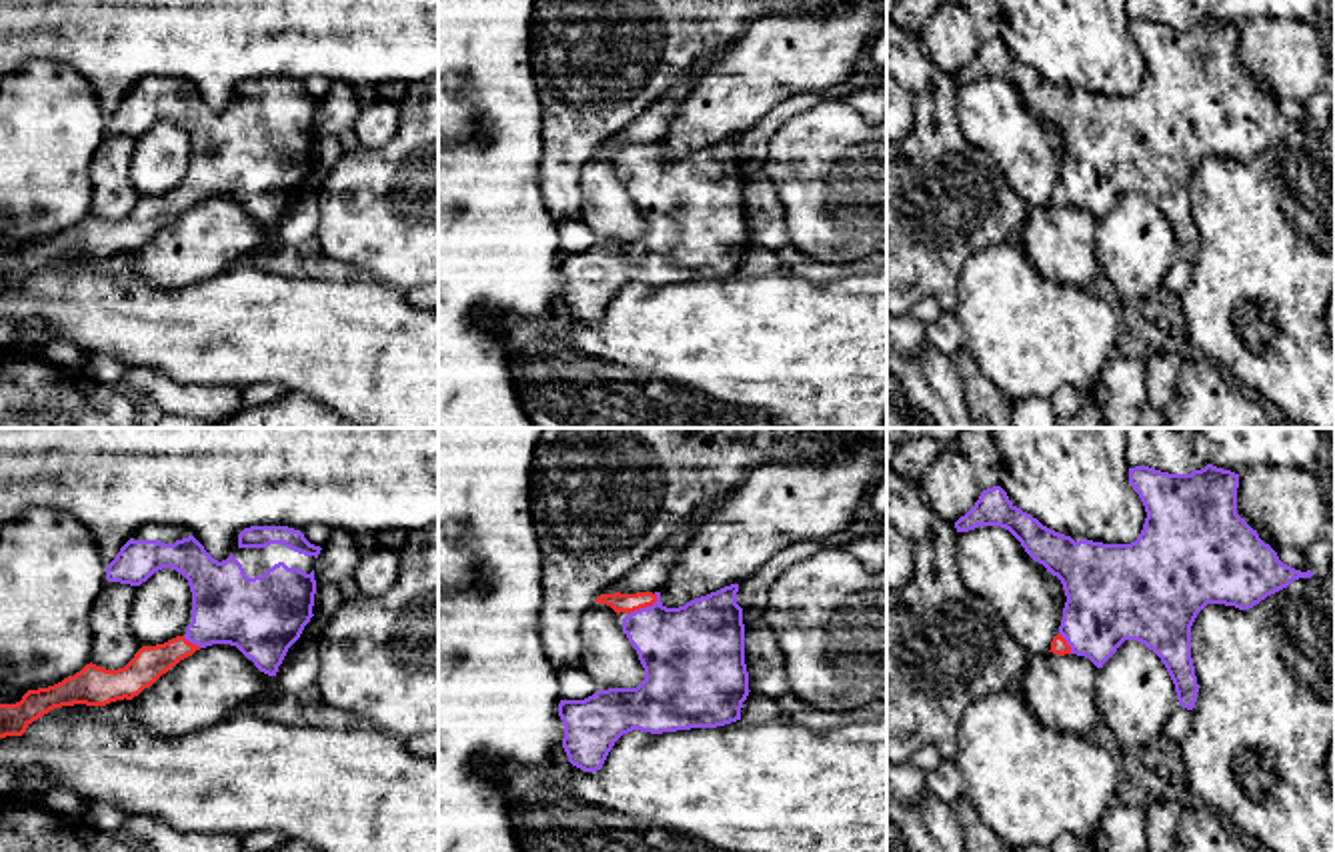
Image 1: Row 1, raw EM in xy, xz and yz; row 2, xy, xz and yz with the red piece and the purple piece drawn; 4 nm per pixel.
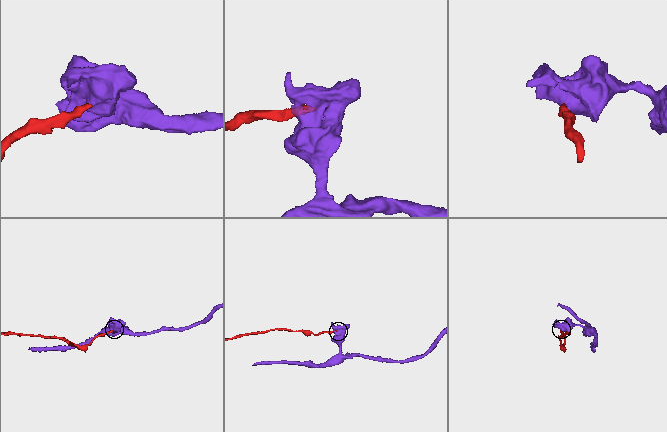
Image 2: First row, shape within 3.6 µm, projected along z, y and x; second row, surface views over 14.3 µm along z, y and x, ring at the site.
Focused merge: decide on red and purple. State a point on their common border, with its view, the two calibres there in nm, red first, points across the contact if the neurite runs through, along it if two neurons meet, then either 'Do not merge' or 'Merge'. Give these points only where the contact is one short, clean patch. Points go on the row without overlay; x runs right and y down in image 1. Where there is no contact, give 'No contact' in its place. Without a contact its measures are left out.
Touches red at xz (645, 158). Thickness 80 nm (red) against 380 nm. Path across: xz (619, 154), (645, 158), (687, 204). Merge

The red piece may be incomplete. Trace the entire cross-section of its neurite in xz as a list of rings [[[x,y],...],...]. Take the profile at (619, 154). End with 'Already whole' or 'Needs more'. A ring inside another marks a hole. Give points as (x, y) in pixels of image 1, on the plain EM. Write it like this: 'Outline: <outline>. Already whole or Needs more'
Outline: [[[731,136],[679,160],[666,160],[660,144],[614,144],[594,152],[616,166],[626,166],[622,184],[638,206],[644,232],[636,240],[608,240],[584,252],[560,252],[562,300],[572,318],[584,324],[600,322],[614,294],[632,282],[662,286],[717,280],[741,272],[743,254],[751,242],[743,160],[737,156],[737,144],[739,136]]]. Needs more

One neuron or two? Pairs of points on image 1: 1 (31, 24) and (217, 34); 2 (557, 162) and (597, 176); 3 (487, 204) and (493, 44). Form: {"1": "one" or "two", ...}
{"1": "one", "2": "two", "3": "one"}

